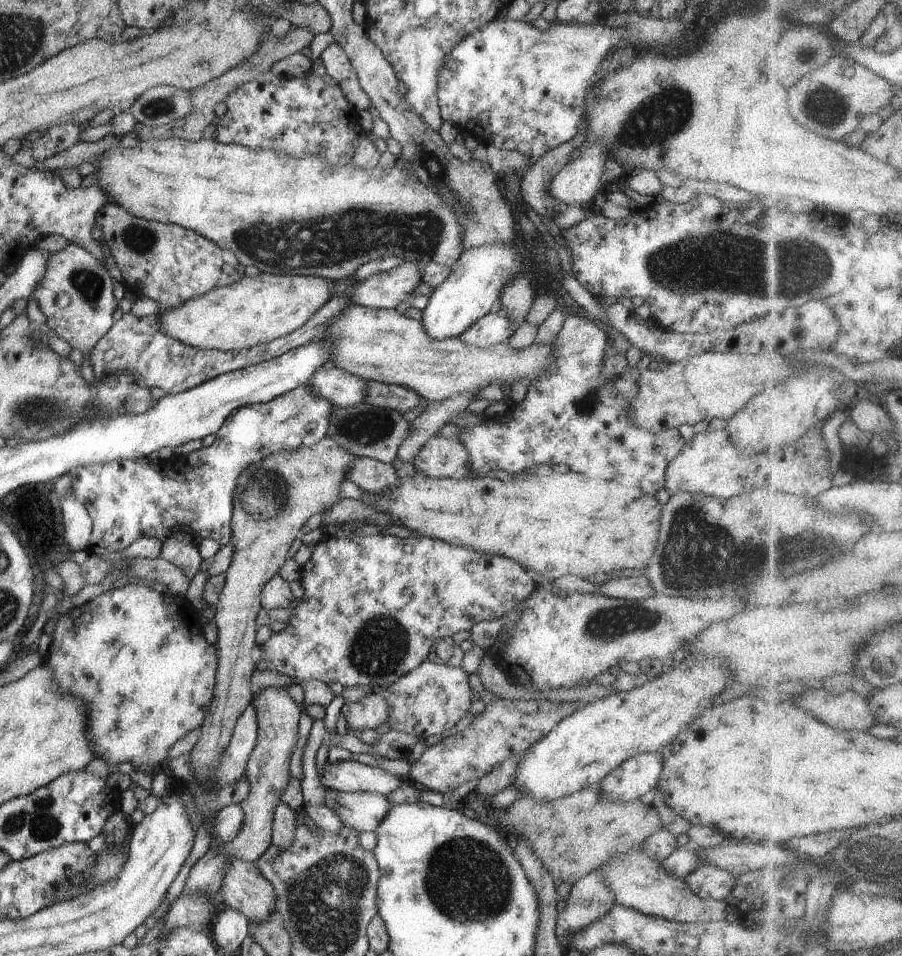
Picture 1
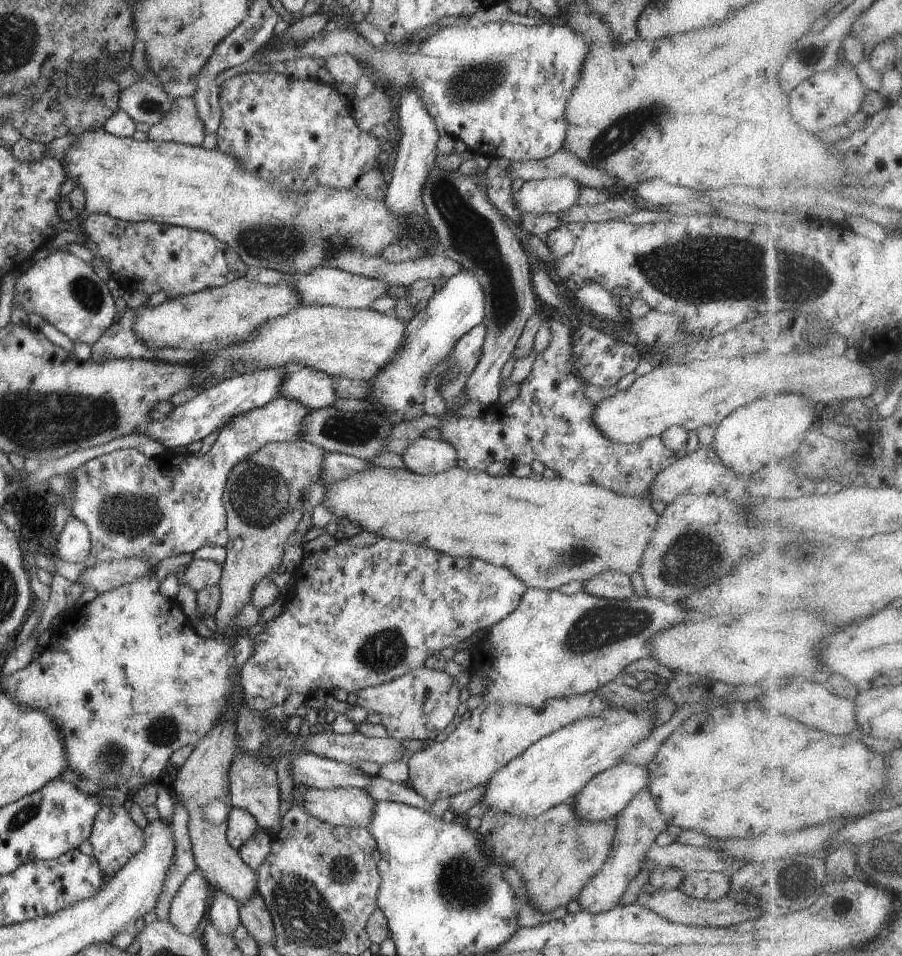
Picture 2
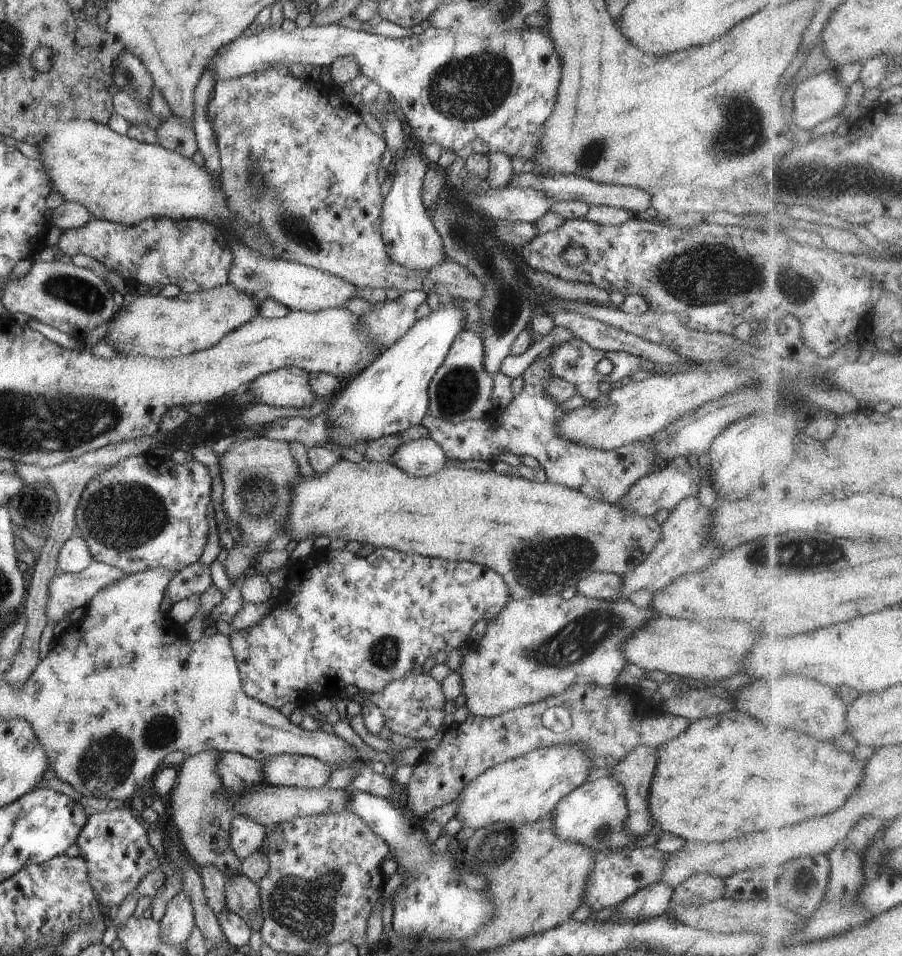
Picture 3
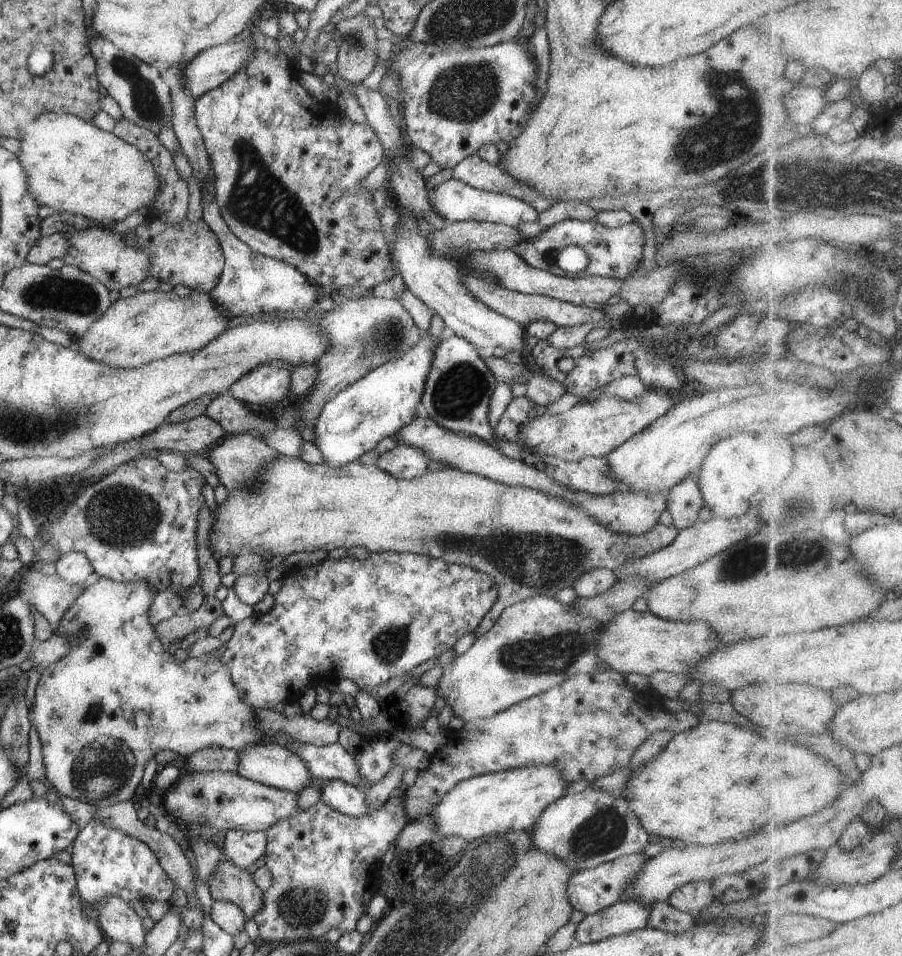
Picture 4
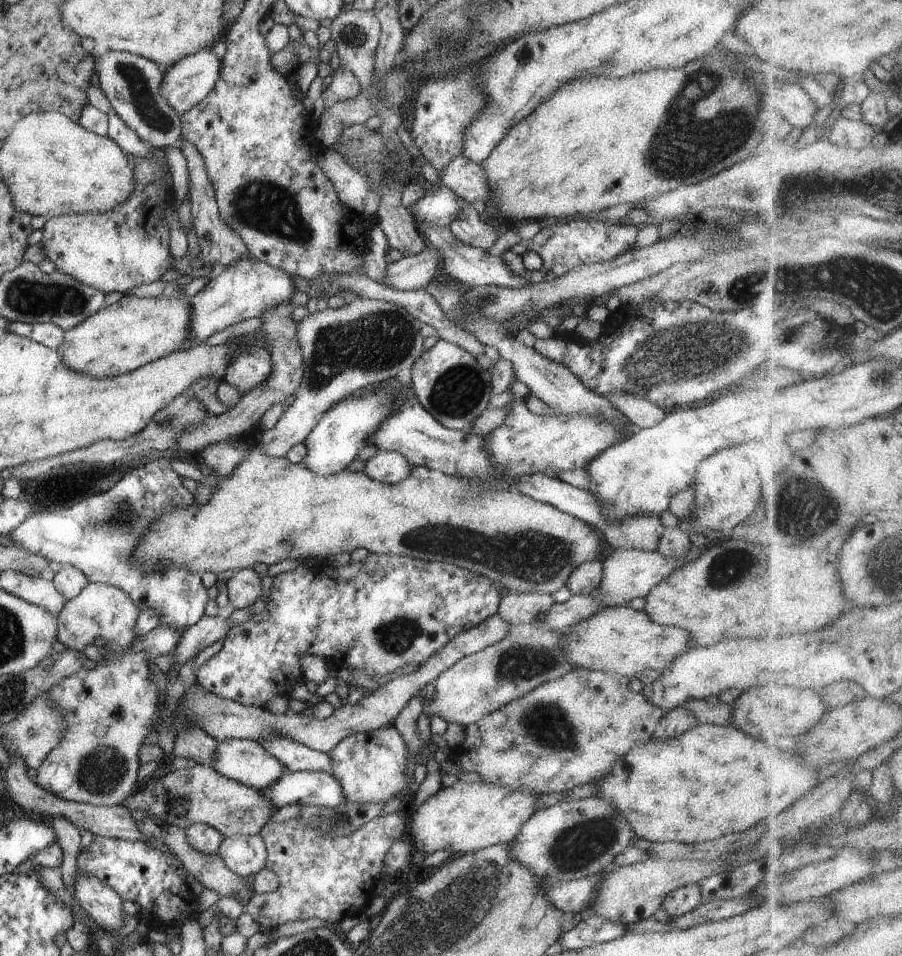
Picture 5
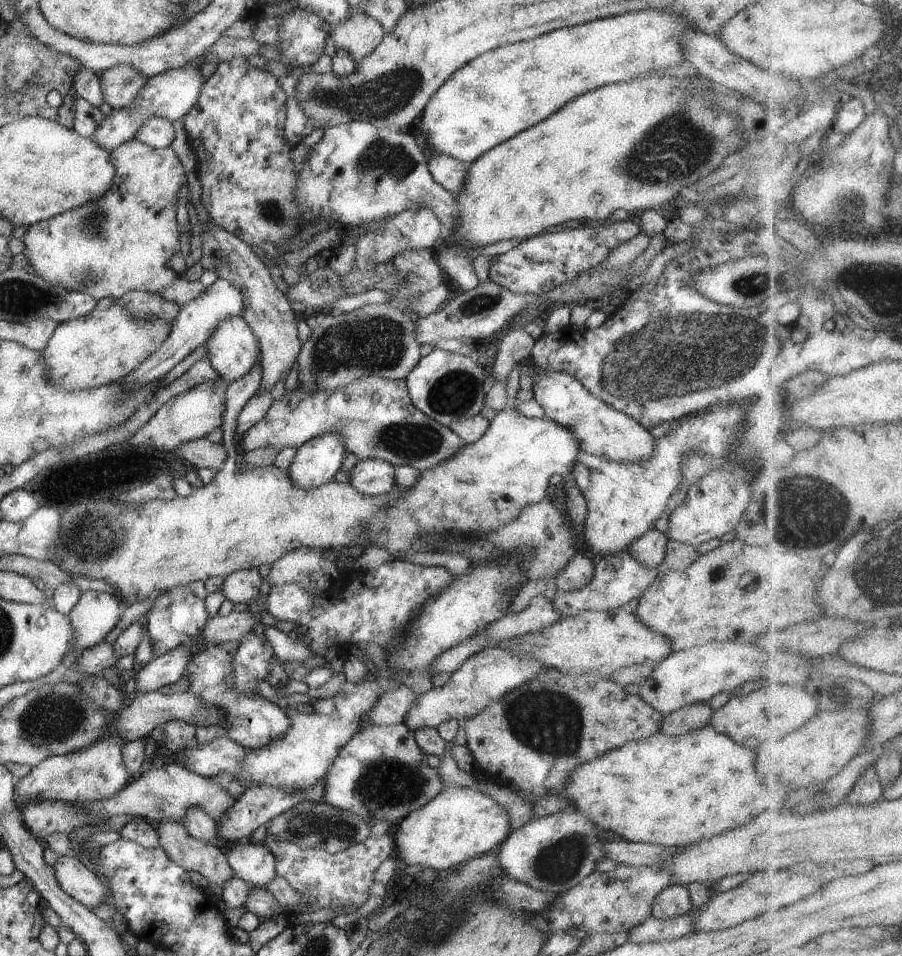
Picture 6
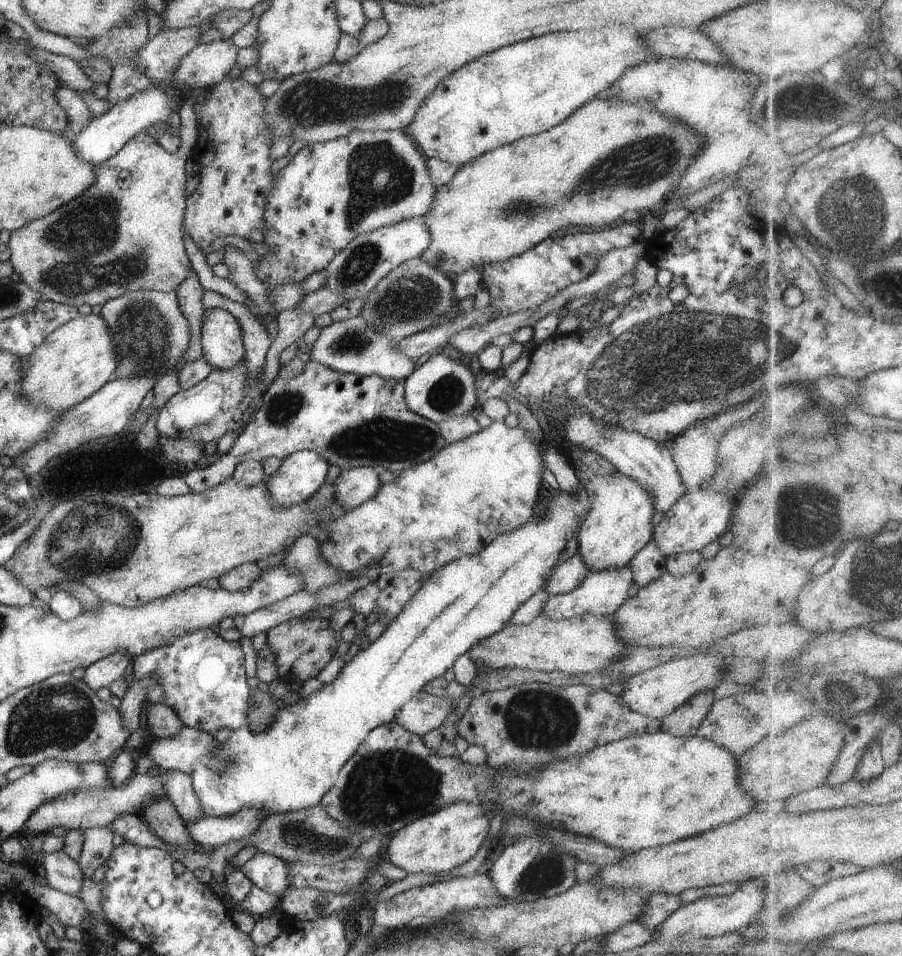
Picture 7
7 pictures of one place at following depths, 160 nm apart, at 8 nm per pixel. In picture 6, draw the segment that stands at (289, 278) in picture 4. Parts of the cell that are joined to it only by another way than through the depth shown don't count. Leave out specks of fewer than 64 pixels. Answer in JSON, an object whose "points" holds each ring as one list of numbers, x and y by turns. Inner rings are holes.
{"points":[[216,279,214,284,211,284,204,291,202,296,191,300,189,303,181,307,178,316,172,322,171,332,158,348,148,355,146,360,142,361,136,369,129,372,123,379,120,379,120,385,126,389,133,385,147,385,153,381,160,381,166,376,176,364,182,362,193,350,196,350,201,345,204,345,208,337,214,332,214,329,223,322,224,319,230,317,240,317,244,310,244,301,240,288,236,288,227,280]]}

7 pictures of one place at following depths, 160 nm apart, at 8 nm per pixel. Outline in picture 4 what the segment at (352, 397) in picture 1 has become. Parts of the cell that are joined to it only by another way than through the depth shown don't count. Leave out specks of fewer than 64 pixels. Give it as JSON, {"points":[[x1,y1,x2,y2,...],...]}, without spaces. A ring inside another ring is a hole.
{"points":[[271,360,247,375,241,376,229,388,234,400,243,404,277,404,289,394,291,385,291,368,281,360]]}

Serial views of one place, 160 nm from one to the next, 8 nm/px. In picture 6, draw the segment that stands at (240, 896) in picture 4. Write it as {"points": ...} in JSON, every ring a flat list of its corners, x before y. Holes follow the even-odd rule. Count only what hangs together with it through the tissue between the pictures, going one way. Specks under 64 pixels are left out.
{"points":[[162,821,155,825,155,829,159,836,159,846,164,849,164,852,168,853,172,862,179,864,182,868,191,872,193,876,203,883,212,883,222,886,235,875,232,867,228,864,227,855,220,851,220,846,205,843,190,836,181,821]]}

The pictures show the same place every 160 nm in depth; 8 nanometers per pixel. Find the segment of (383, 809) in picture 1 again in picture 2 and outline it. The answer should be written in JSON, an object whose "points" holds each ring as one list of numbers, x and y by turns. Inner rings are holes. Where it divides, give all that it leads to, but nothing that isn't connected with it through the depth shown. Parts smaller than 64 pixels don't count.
{"points":[[334,787,332,789,317,789,307,788,306,792,300,792,295,788,293,792,293,806,299,806,306,809,310,816,316,817,325,823,332,824,332,826,349,826,349,827,366,827,371,823,374,807,377,800,374,800,372,795,369,795,364,789,356,787]]}

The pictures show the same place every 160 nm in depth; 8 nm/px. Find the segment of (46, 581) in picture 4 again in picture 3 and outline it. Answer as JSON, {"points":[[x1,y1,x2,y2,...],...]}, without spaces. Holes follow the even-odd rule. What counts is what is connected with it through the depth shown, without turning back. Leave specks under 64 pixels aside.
{"points":[[94,560,89,567,86,567,79,573,61,573,54,575,54,578,52,578,49,584,49,602,46,607,48,622,40,636,38,648,38,655,41,660,46,658,50,650,51,642,54,639,53,630,58,622,64,620,64,618,76,608,80,608,80,606,85,607,88,604,88,600,90,600,100,589,108,586,111,582,122,580,125,576,126,574,123,570]]}

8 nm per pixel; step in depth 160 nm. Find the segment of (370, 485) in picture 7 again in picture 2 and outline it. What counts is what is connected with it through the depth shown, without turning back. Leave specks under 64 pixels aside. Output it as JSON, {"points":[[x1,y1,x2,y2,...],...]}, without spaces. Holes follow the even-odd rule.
{"points":[[418,437,401,456,405,468,419,475,435,475,458,466,456,449,441,438]]}

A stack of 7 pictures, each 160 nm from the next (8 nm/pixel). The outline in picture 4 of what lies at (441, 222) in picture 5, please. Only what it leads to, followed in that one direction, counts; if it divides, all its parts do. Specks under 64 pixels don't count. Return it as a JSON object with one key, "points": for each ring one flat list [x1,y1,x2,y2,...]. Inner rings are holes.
{"points":[[454,177,428,191,427,199,432,205,434,212,438,213,445,223,475,220,517,227,522,223,536,221,539,215,539,212,532,208,532,205,526,204,516,197,484,192,483,190,468,186]]}

